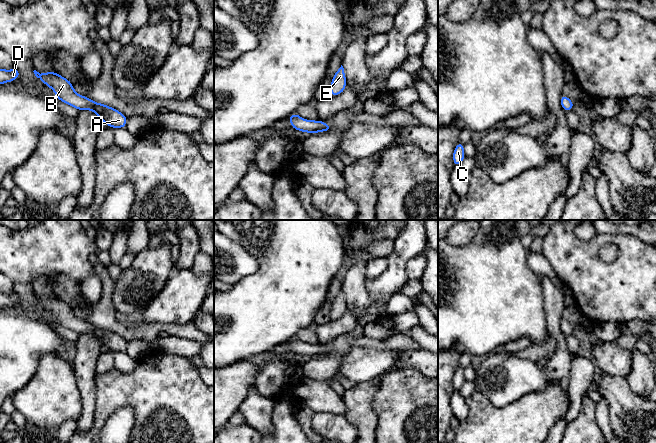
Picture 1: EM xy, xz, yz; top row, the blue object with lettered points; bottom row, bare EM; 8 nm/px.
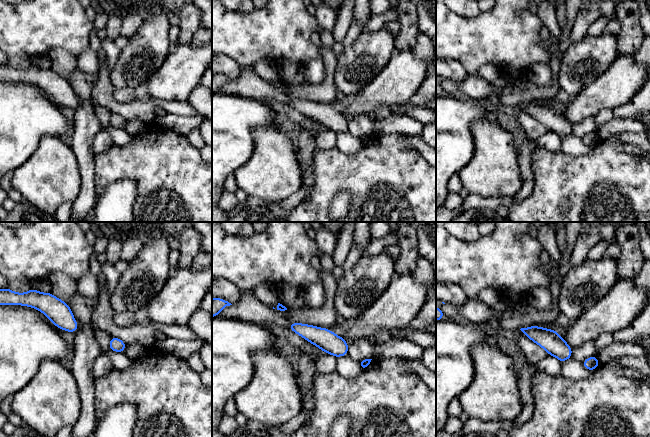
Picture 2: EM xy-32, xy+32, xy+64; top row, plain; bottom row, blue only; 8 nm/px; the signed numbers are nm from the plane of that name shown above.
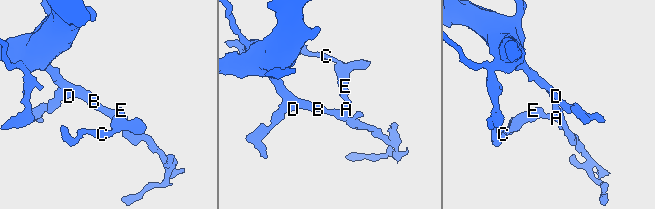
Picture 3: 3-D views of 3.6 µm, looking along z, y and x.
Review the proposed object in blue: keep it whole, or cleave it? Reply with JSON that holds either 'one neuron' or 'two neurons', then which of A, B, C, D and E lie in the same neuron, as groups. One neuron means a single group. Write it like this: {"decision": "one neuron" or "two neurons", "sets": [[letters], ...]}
{"decision": "one neuron", "sets": [["A", "B", "C", "D", "E"]]}

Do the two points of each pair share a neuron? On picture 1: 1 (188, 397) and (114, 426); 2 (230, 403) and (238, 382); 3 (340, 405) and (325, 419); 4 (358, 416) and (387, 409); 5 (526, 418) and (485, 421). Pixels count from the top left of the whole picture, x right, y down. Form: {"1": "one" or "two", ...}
{"1": "two", "2": "one", "3": "two", "4": "two", "5": "one"}

